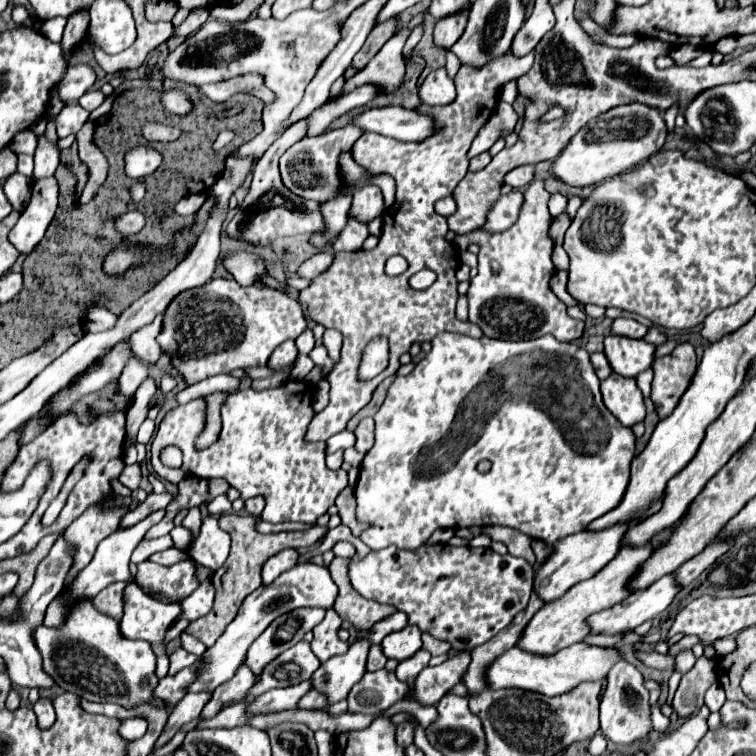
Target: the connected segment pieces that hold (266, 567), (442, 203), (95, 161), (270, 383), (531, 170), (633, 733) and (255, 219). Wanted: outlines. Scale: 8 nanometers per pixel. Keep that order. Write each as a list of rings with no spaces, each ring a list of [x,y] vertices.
[[[284,549],[270,557],[269,560],[265,560],[265,564],[261,568],[263,584],[271,584],[275,578],[279,577],[281,572],[285,572],[287,568],[293,568],[298,557],[299,554],[295,549]]]
[[[452,195],[439,200],[435,204],[435,210],[437,210],[438,214],[441,214],[444,217],[447,217],[451,215],[452,213],[454,213],[456,210],[456,203]]]
[[[85,122],[85,126],[81,128],[81,132],[75,136],[77,144],[79,144],[79,160],[87,166],[87,184],[83,188],[83,194],[79,198],[81,204],[87,204],[89,200],[93,200],[97,188],[105,182],[107,178],[107,158],[101,154],[101,150],[97,146],[91,144],[91,136],[93,136],[93,122]]]
[[[287,340],[280,344],[271,354],[267,366],[275,372],[271,377],[261,379],[261,381],[252,381],[252,388],[263,390],[281,385],[282,380],[287,380],[290,374],[289,366],[293,364],[297,357],[297,348],[294,340]]]
[[[519,166],[505,176],[505,182],[513,188],[525,188],[535,178],[535,166]]]
[[[617,660],[607,674],[607,690],[601,700],[601,732],[611,742],[627,746],[643,740],[651,730],[649,720],[649,692],[643,686],[643,676],[625,660]]]
[[[299,120],[299,124],[293,124],[287,128],[269,148],[267,152],[259,158],[259,164],[253,170],[253,182],[249,188],[247,198],[243,204],[237,208],[233,220],[227,226],[227,234],[235,240],[247,240],[253,244],[267,244],[279,236],[297,236],[297,234],[313,234],[321,228],[325,228],[323,214],[321,214],[321,204],[315,200],[305,200],[301,196],[295,196],[289,188],[283,186],[281,176],[279,176],[279,158],[281,154],[293,146],[297,140],[303,138],[305,134],[305,120]]]

